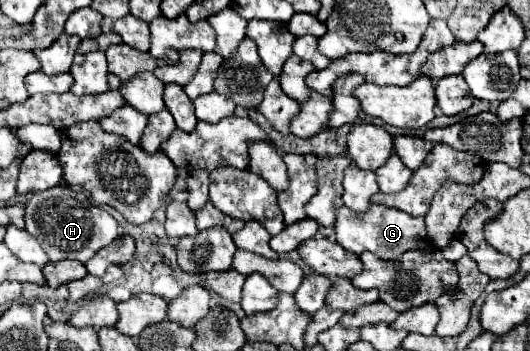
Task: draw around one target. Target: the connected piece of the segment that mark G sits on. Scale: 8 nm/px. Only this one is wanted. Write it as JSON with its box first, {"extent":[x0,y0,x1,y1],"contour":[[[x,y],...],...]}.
{"extent":[334,204,428,258],"contour":[[[376,204],[370,206],[370,214],[356,214],[354,210],[342,206],[336,214],[334,230],[336,230],[336,240],[356,256],[370,250],[378,258],[398,258],[408,250],[420,250],[428,246],[424,218],[414,218],[406,212]]]}

